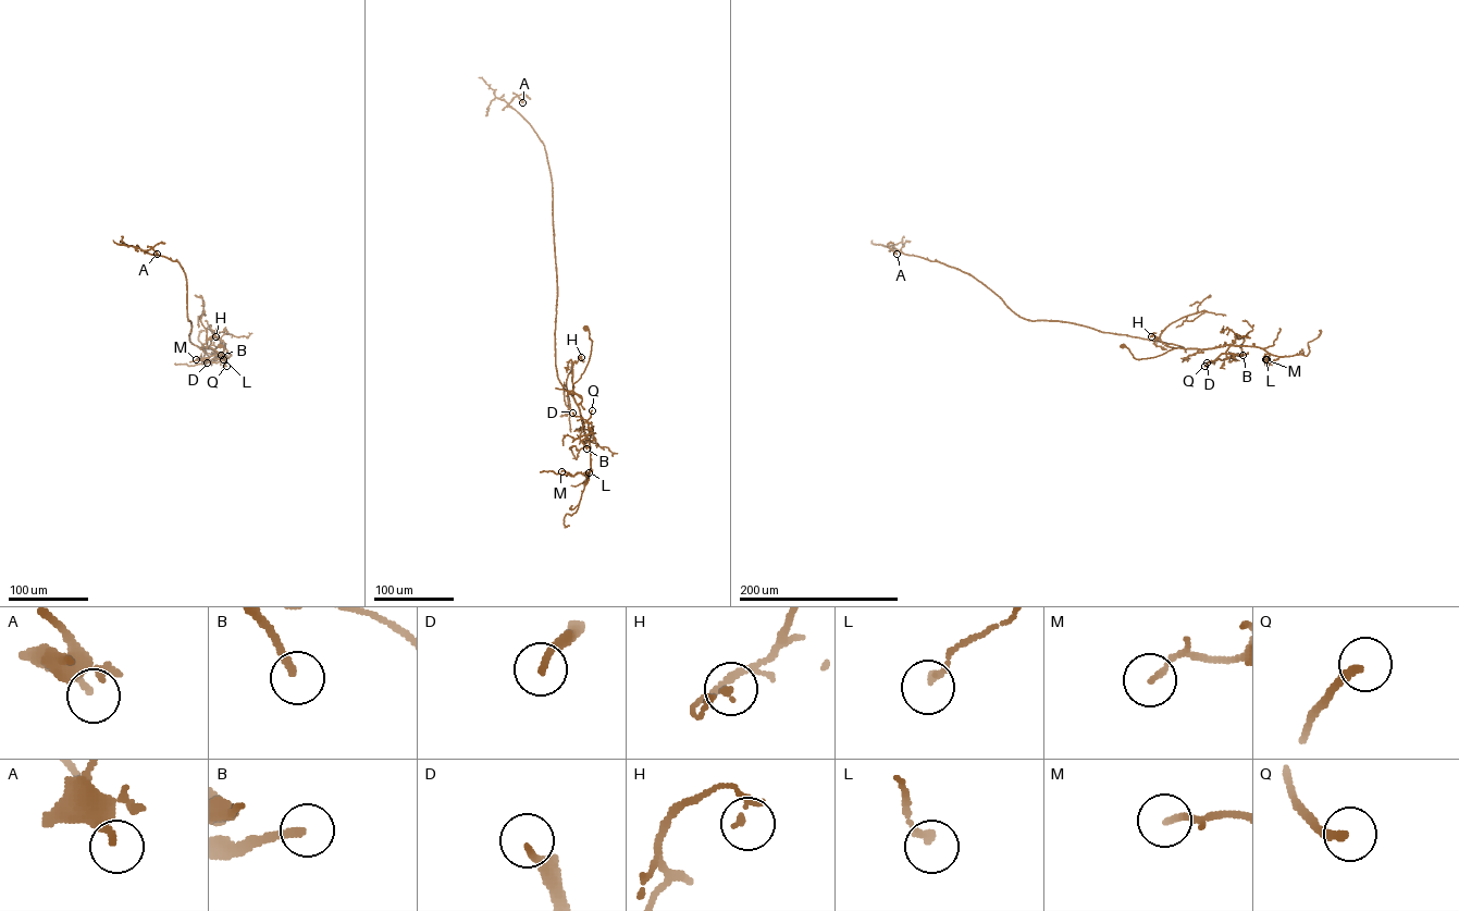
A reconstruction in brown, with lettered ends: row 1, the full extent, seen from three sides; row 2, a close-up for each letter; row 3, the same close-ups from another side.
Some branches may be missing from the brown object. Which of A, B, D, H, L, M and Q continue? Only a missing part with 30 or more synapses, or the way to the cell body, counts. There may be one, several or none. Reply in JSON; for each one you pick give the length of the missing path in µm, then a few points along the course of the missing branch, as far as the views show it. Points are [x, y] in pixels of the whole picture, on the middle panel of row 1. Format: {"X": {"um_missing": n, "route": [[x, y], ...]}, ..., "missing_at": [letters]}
{"missing_at": []}

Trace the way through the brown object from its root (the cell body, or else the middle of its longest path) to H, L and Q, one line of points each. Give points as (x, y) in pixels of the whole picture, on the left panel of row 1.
H: (220, 346), (223, 346), (226, 359), (214, 349), (207, 348), (207, 340), (215, 336)
L: (220, 346), (223, 346), (226, 359), (214, 349), (207, 348), (224, 346), (223, 359)
Q: (220, 346), (226, 359), (207, 348), (224, 347), (227, 351), (221, 360), (226, 366)

